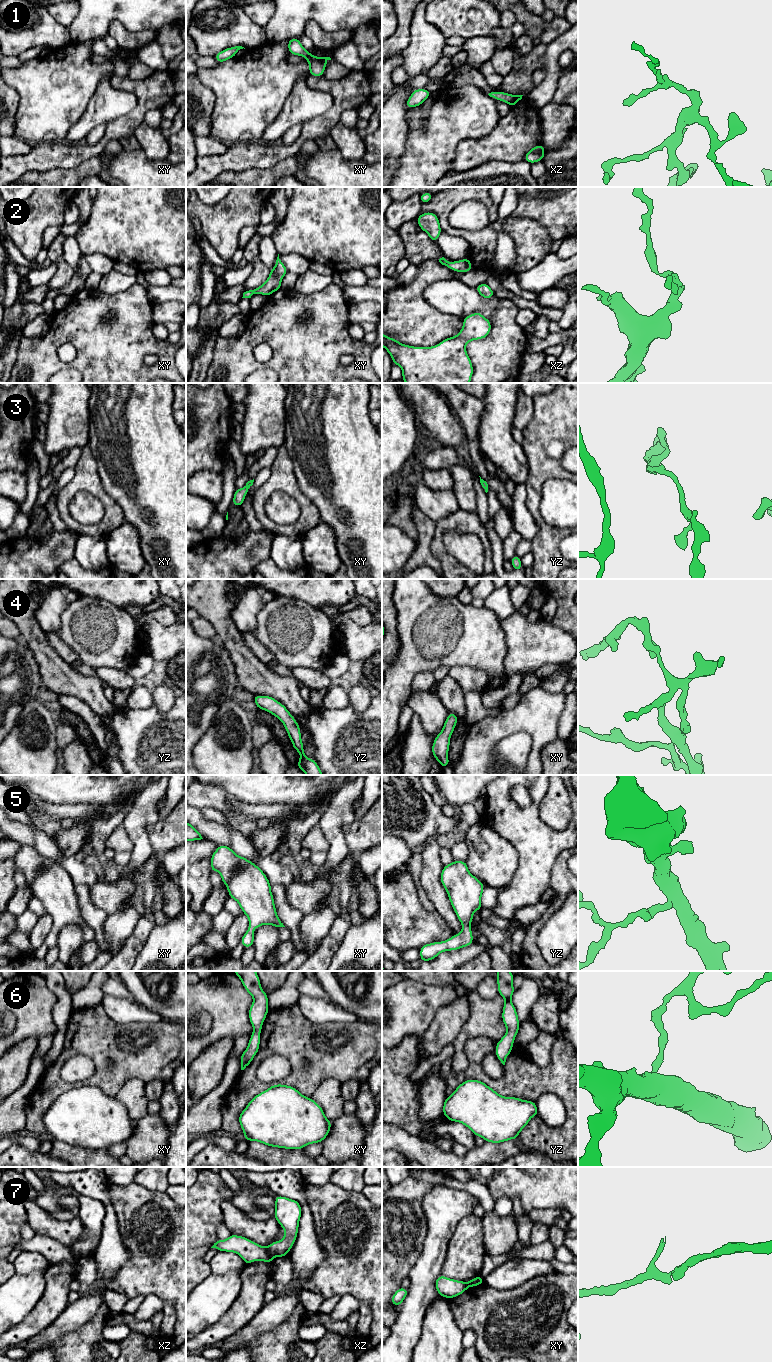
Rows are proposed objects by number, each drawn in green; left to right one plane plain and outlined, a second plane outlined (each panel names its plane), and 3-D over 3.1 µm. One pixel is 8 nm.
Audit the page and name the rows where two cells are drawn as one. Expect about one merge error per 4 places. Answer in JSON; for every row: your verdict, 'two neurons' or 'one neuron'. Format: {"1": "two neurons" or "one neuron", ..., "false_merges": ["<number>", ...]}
{"1": "one neuron", "2": "one neuron", "3": "one neuron", "4": "one neuron", "5": "one neuron", "6": "one neuron", "7": "two neurons", "false_merges": ["7"]}

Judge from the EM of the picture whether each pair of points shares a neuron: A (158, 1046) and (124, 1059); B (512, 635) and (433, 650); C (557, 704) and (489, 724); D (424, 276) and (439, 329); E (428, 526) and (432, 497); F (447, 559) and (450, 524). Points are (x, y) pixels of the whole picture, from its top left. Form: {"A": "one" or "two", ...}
{"A": "one", "B": "two", "C": "one", "D": "one", "E": "two", "F": "one"}

